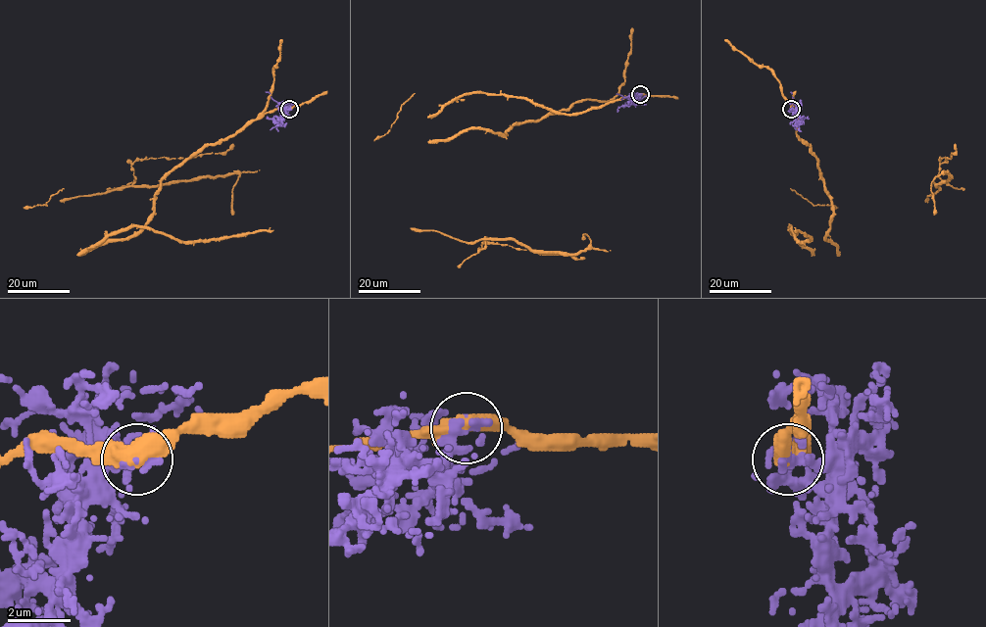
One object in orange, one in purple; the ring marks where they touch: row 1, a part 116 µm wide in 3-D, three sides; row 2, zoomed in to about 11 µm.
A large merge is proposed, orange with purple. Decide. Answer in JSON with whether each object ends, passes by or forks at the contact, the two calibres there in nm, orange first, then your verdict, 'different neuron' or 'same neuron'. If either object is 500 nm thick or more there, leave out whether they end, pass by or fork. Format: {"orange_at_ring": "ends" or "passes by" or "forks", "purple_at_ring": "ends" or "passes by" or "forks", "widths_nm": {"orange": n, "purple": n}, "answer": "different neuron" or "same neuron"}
{"orange_at_ring": "passes by", "purple_at_ring": "ends", "widths_nm": {"orange": 480, "purple": 480}, "answer": "different neuron"}

